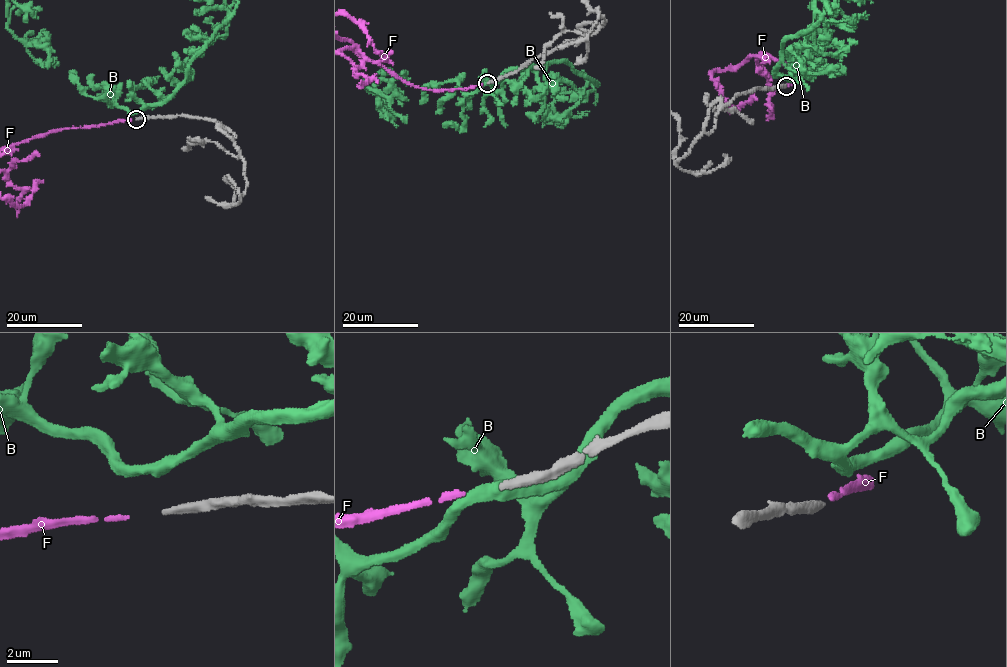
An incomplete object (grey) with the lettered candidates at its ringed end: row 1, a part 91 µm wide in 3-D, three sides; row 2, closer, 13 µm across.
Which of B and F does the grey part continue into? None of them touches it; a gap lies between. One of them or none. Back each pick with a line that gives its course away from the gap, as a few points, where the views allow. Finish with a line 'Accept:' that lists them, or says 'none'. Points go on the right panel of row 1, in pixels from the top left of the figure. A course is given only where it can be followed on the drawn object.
Accept: F

